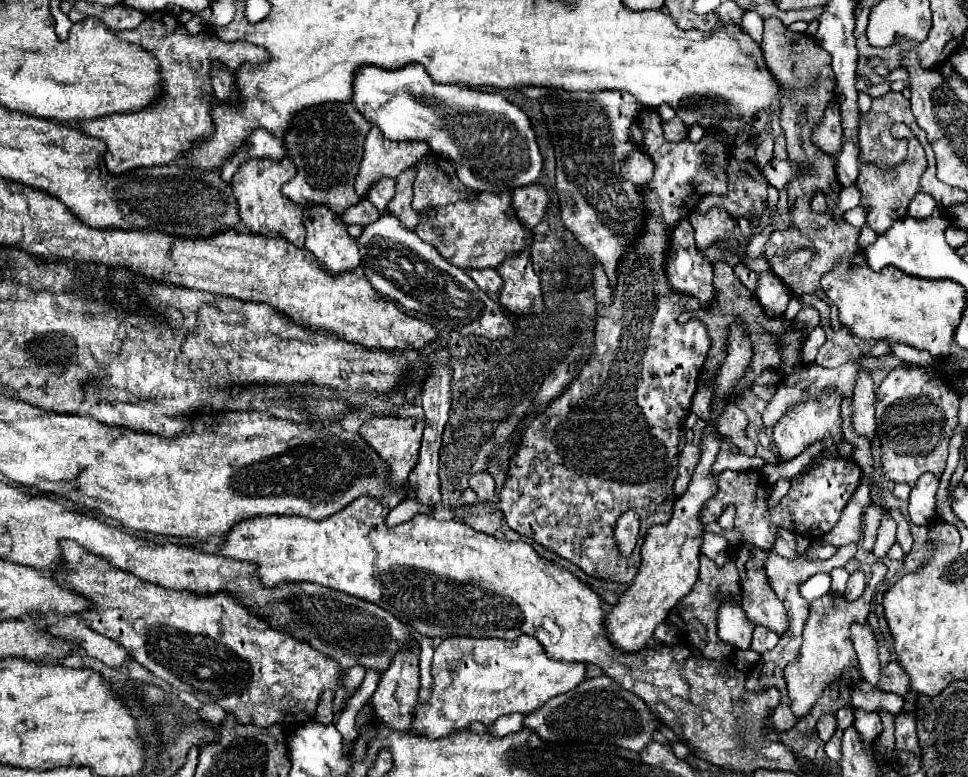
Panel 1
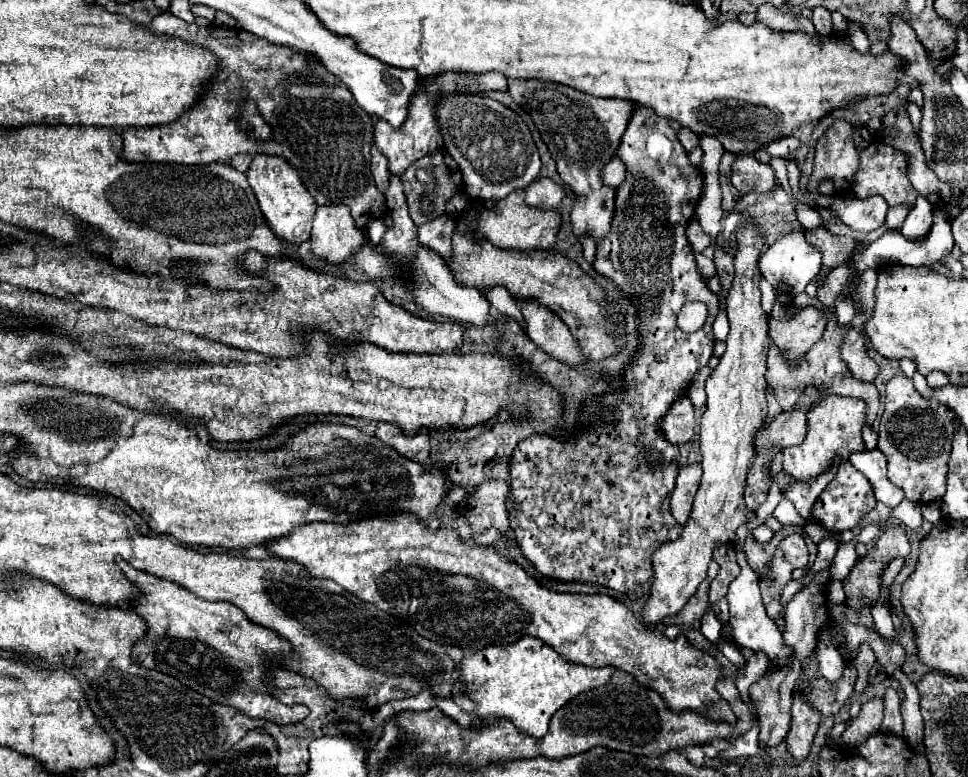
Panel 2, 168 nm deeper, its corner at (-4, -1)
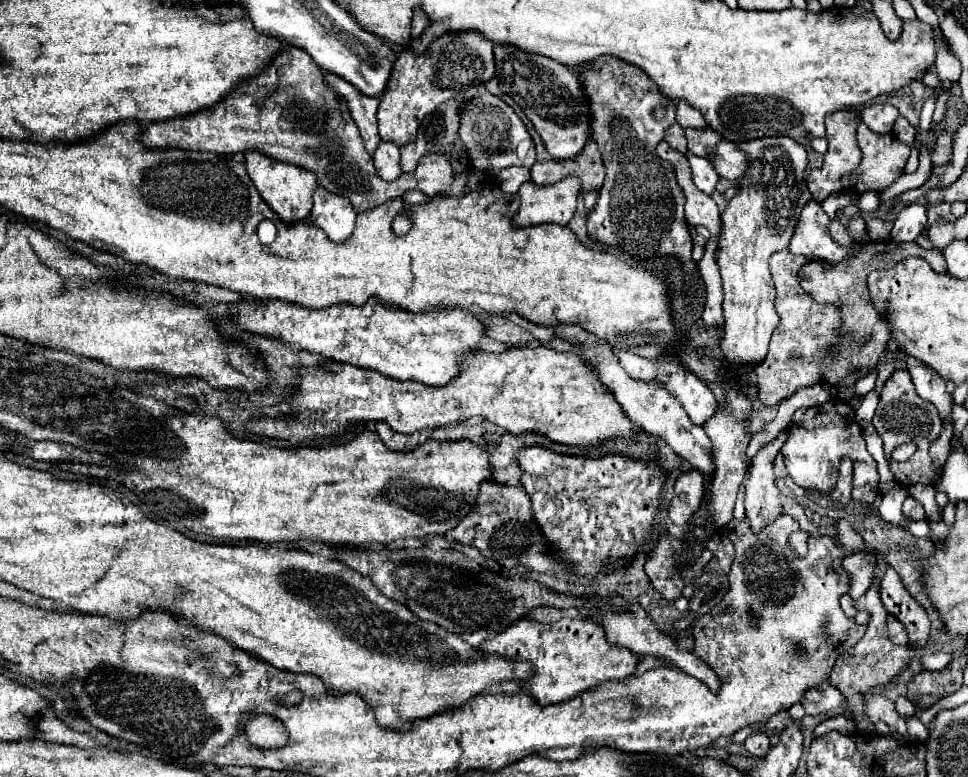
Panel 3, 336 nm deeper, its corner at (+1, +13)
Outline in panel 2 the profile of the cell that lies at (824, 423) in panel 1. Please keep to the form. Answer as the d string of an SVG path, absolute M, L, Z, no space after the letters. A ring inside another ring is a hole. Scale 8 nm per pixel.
M826 396L826 400L812 406L808 412L808 434L800 446L782 450L784 470L796 480L810 480L824 472L836 456L848 460L852 452L864 450L862 428L866 420L866 404L858 398L842 398L842 396Z

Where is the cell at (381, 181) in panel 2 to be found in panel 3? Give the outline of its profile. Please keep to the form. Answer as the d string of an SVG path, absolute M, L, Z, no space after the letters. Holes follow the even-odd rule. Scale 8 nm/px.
M323 72L325 84L347 102L349 112L361 132L361 138L365 140L365 148L369 154L375 152L377 144L381 142L379 132L377 132L377 108L379 108L379 98L371 98L361 94L353 84L341 80L333 72Z

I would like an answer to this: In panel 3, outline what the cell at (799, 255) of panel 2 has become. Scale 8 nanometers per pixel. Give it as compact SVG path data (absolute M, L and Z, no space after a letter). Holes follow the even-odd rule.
M817 200L805 204L795 234L789 244L789 252L799 256L819 256L831 264L839 264L855 254L853 246L839 246L829 234L829 216L823 212Z

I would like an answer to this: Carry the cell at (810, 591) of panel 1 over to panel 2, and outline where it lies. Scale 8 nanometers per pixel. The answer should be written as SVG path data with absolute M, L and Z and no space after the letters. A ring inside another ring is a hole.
M830 580L830 582L826 584L826 594L828 594L828 602L830 602L830 604L842 604L842 602L844 602L842 582L840 582L840 580Z

